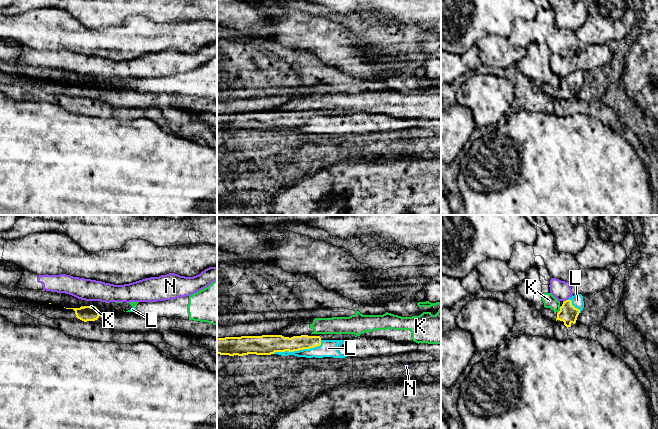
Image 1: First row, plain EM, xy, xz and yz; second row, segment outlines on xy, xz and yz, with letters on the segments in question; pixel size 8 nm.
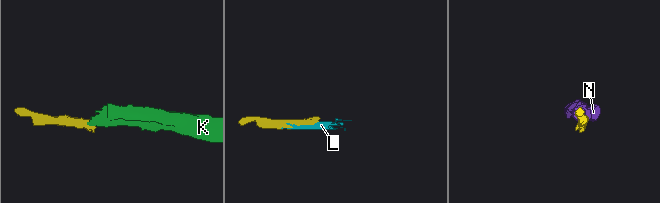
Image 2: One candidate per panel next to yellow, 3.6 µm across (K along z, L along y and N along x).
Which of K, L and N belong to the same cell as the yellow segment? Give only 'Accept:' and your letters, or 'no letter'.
Accept: L

